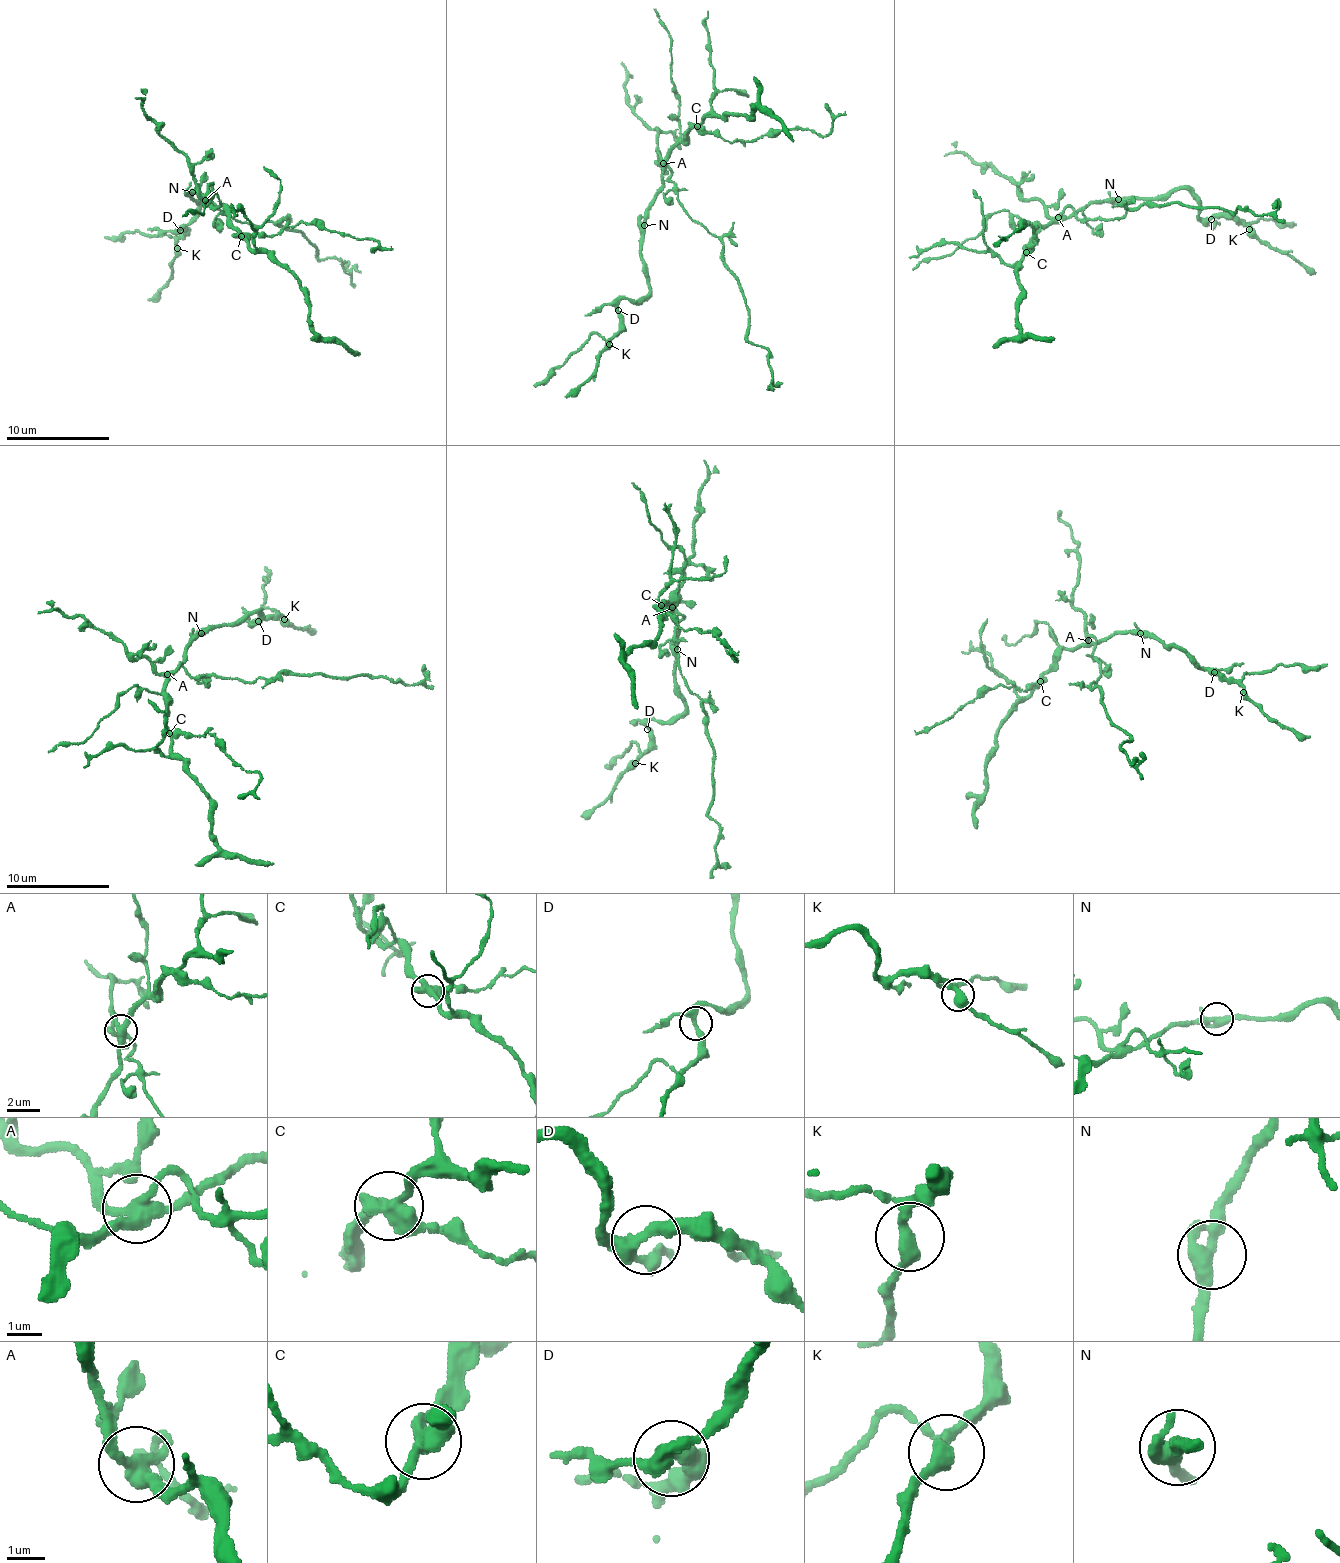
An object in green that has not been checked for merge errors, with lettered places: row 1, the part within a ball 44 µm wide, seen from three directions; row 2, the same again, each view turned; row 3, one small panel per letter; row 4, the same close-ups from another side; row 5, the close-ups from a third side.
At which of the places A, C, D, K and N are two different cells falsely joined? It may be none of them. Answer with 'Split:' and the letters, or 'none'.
Split: A, C

